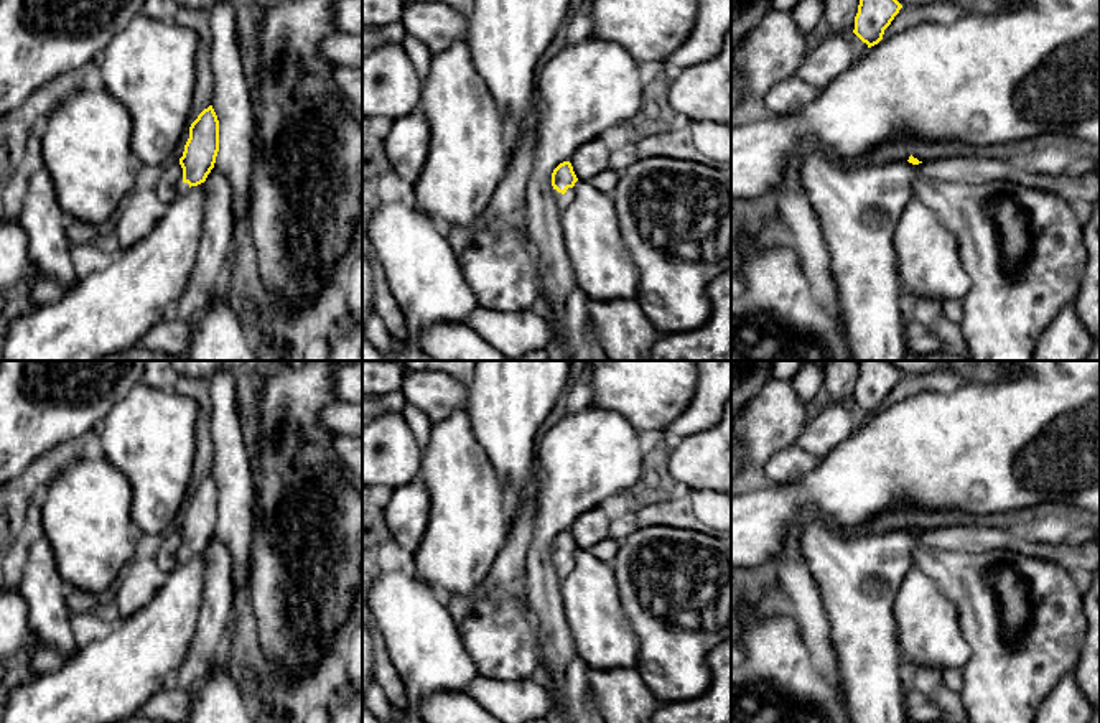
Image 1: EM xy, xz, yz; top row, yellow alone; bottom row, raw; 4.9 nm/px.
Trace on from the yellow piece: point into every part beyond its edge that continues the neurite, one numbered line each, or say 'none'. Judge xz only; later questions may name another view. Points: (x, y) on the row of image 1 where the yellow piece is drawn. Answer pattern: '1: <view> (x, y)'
1: xz (562, 201)

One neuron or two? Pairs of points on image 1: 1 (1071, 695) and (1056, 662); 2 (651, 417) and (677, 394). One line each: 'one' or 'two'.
1: two
2: one

